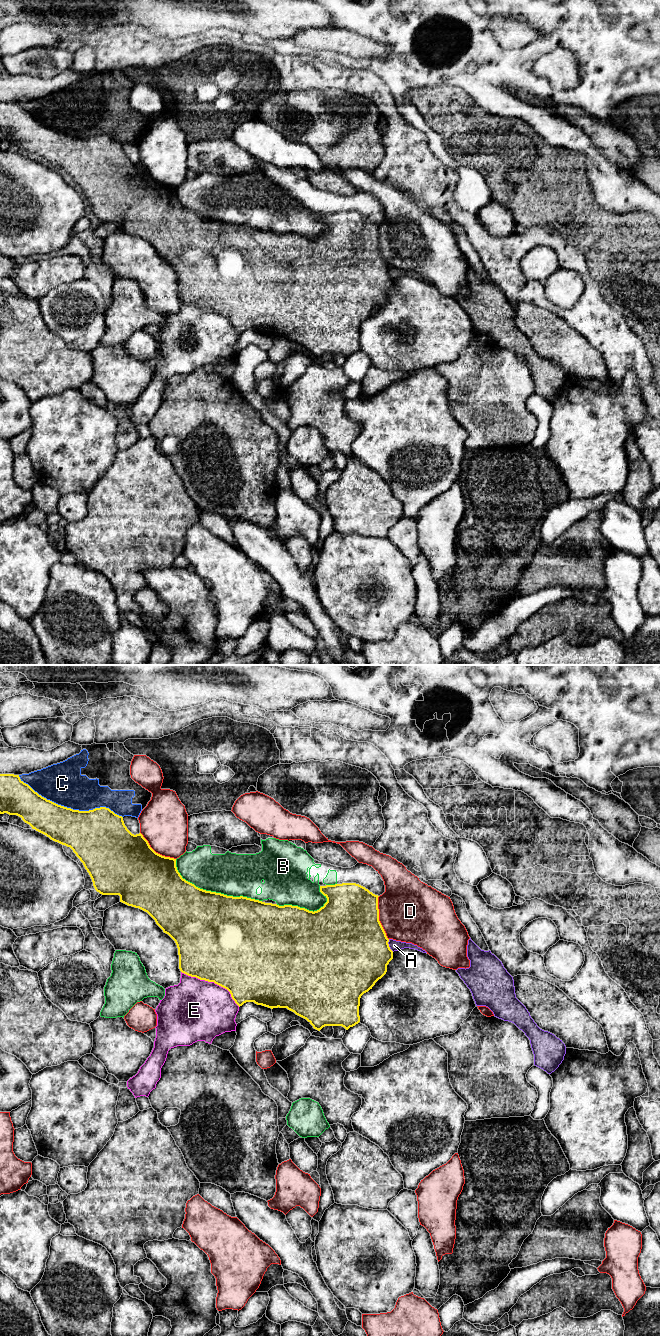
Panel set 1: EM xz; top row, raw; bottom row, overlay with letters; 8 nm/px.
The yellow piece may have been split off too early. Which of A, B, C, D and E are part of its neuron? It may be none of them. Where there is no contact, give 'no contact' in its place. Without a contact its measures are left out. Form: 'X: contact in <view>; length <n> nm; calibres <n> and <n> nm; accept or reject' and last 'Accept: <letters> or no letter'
A: contact in xz; length 110 nm; calibres 500 and 90 nm; reject
B: contact in xz; length 750 nm; calibres 500 and 340 nm; reject
C: contact in xz; length 900 nm; calibres 360 and 340 nm; reject
D: contact in xz; length 360 nm; calibres 500 and 480 nm; reject
E: contact in xz; length 550 nm; calibres 500 and 480 nm; reject
Accept: no letter

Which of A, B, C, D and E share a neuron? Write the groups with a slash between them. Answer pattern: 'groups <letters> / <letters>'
groups A / B / C / D / E

